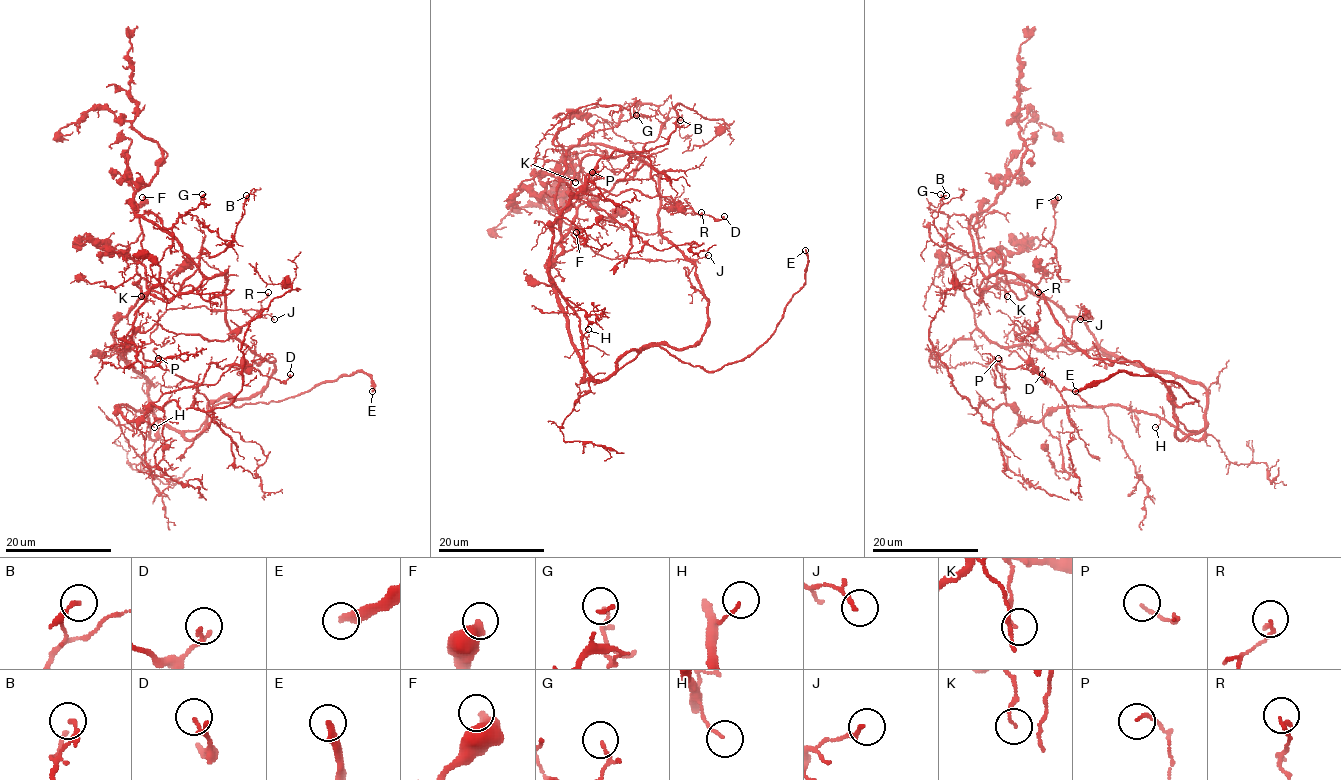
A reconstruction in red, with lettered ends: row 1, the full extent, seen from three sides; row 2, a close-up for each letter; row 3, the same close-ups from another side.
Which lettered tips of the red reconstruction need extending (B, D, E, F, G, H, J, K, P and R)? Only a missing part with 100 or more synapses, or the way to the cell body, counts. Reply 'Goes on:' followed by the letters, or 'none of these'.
Goes on: E

